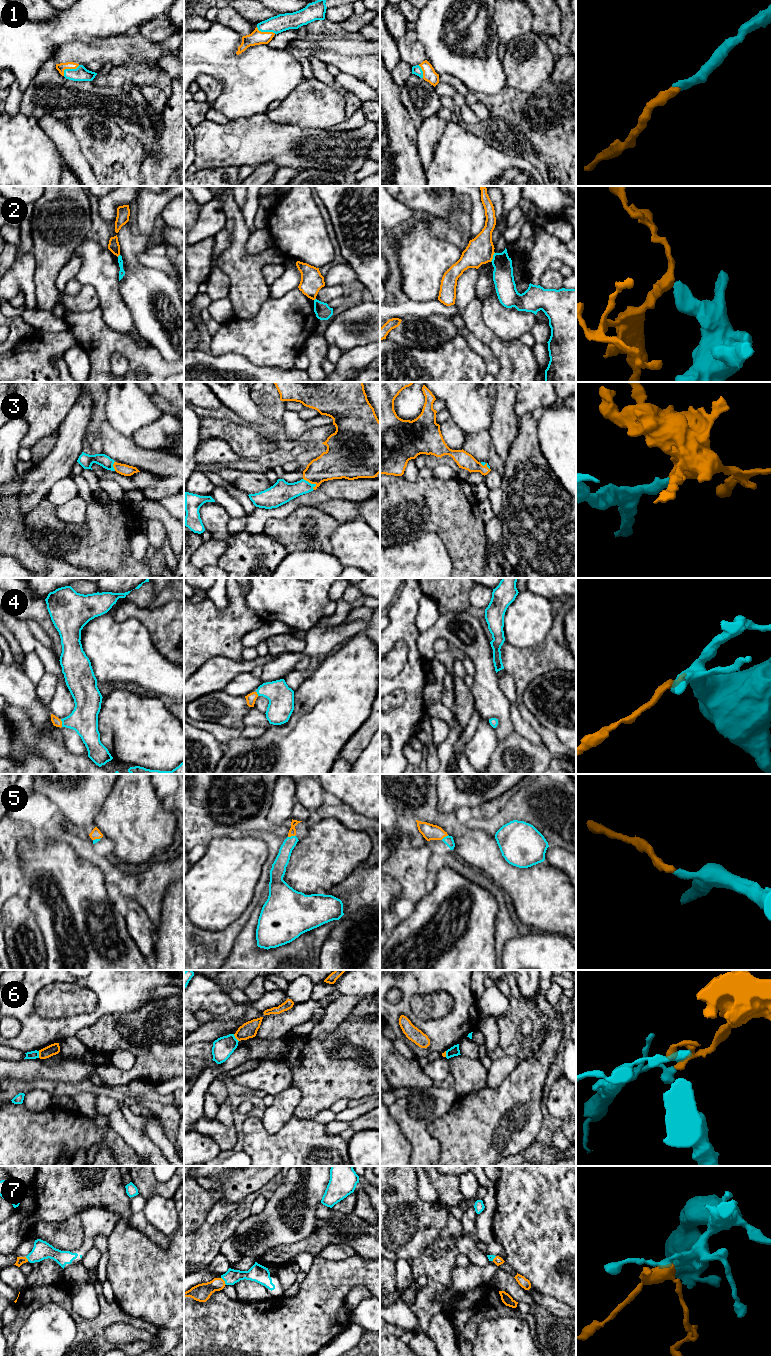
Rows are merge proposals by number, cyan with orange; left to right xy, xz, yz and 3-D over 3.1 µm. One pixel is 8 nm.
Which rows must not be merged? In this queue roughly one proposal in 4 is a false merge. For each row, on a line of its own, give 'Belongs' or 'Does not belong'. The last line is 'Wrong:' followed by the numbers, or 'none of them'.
1: Belongs
2: Does not belong
3: Belongs
4: Belongs
5: Belongs
6: Does not belong
7: Belongs
Wrong: 2, 6

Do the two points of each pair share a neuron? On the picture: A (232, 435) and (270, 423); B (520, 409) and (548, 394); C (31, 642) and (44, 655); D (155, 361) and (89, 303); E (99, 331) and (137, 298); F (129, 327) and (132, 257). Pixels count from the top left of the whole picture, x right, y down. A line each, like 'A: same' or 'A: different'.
A: different
B: same
C: same
D: different
E: different
F: different

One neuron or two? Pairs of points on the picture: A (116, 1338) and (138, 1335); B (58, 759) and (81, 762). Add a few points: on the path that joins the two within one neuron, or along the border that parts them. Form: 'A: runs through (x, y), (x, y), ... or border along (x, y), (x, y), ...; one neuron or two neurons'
A: runs through (121, 1335), (133, 1335); one neuron
B: runs through (64, 762), (75, 762); one neuron

